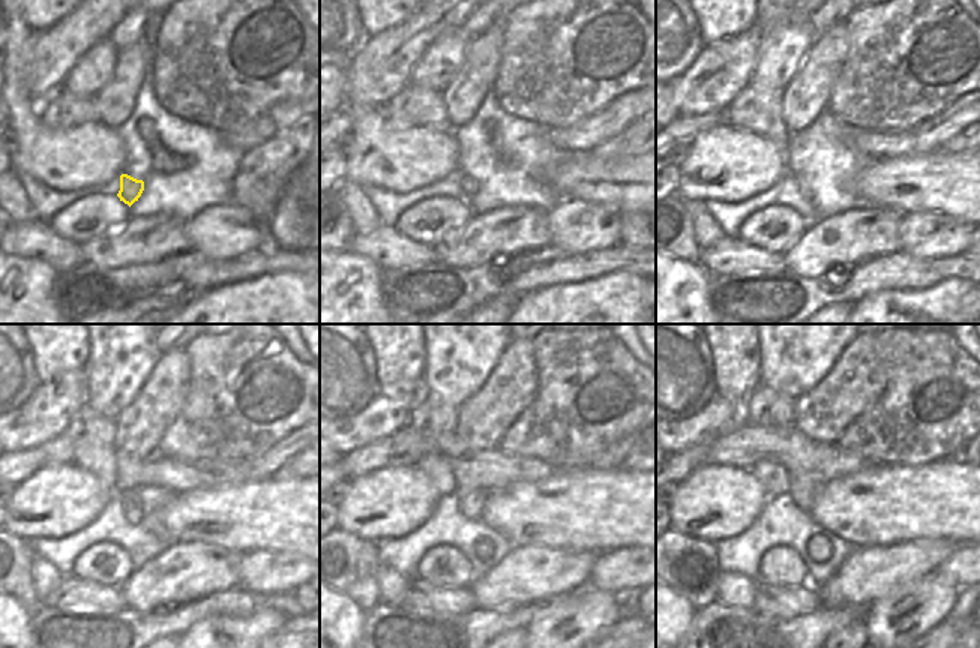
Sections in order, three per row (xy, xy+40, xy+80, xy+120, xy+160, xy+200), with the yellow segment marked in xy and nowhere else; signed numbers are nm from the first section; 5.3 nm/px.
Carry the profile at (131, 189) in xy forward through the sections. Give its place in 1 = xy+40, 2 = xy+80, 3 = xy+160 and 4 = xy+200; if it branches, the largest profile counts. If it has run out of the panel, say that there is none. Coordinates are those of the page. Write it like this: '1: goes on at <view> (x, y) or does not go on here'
1: goes on at xy+40 (468, 185)
2: goes on at xy+80 (803, 185)
3: goes on at xy+160 (470, 498)
4: goes on at xy+200 (803, 492)

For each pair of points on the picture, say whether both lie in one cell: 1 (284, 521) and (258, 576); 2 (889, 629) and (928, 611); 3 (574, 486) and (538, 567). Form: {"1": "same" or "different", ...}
{"1": "different", "2": "same", "3": "different"}

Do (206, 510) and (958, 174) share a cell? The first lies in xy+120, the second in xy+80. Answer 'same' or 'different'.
same

